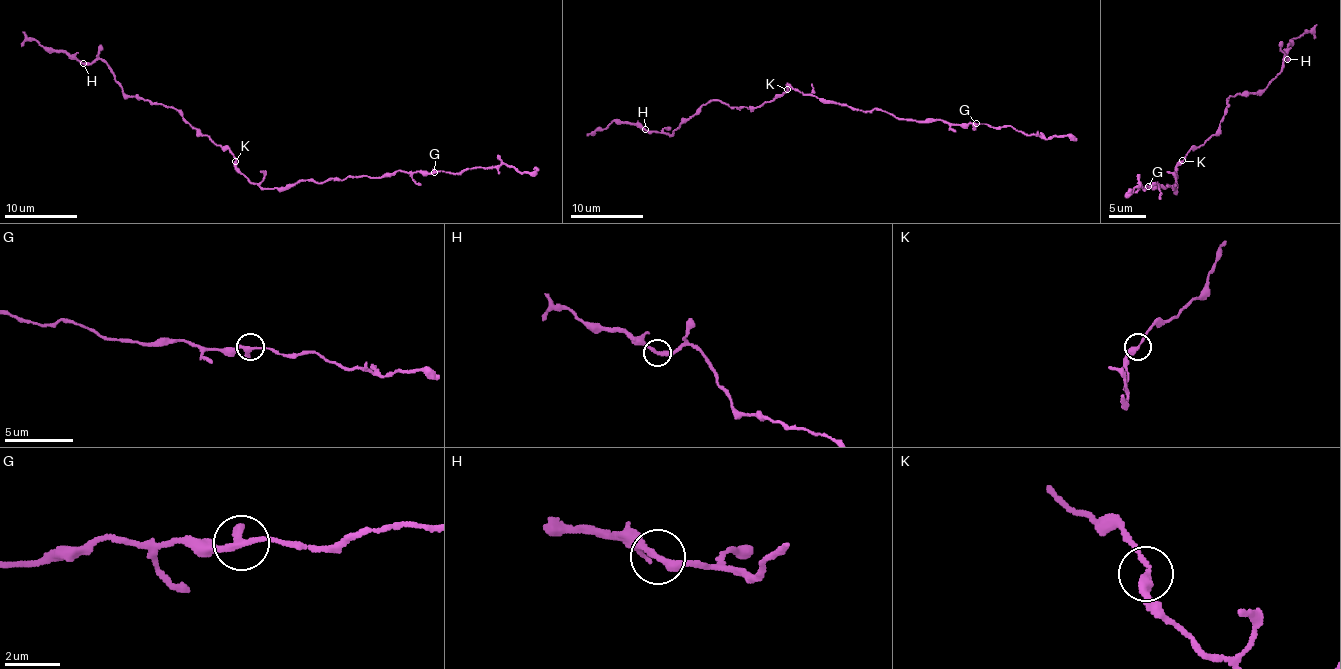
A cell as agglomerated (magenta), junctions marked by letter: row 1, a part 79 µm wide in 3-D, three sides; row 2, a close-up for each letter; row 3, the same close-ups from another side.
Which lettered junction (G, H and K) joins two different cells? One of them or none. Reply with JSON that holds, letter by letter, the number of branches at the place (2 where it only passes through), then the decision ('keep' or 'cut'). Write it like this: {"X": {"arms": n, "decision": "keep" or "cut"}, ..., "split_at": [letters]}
{"G": {"arms": 2, "decision": "keep"}, "H": {"arms": 2, "decision": "cut"}, "K": {"arms": 2, "decision": "keep"}, "split_at": ["H"]}

